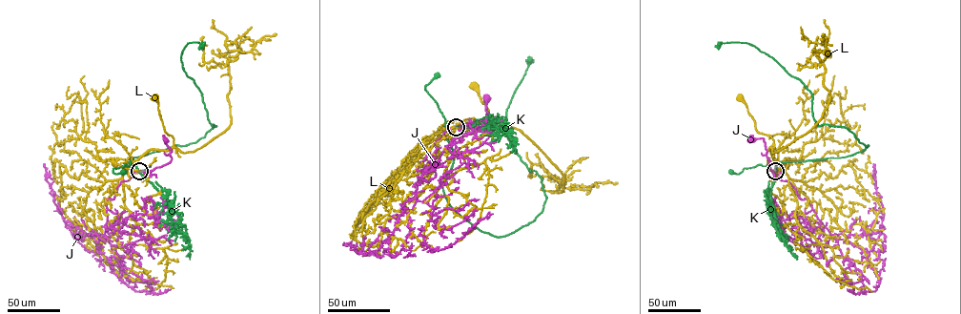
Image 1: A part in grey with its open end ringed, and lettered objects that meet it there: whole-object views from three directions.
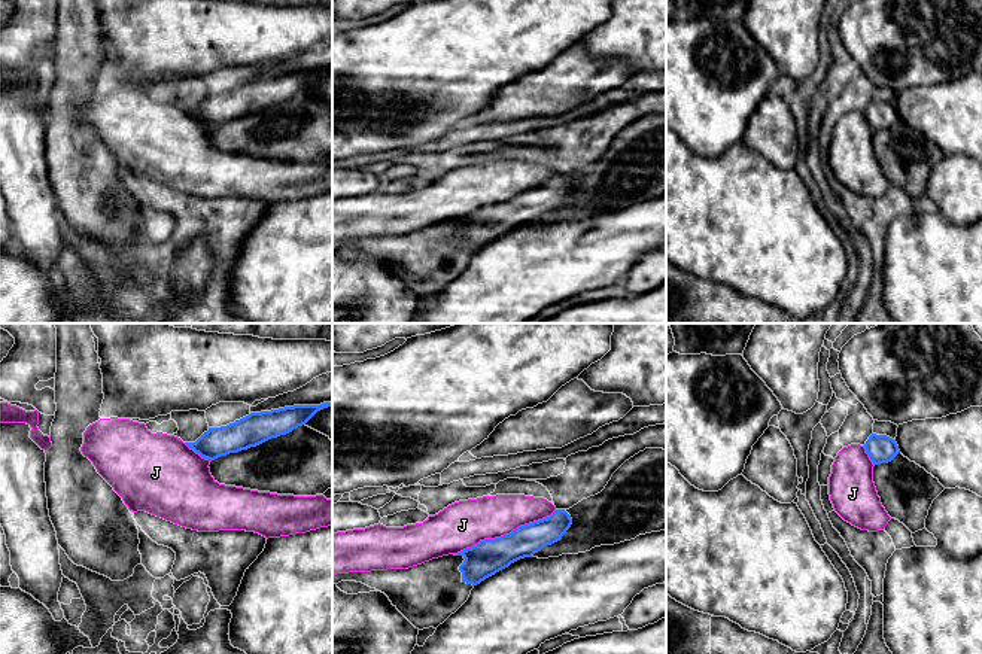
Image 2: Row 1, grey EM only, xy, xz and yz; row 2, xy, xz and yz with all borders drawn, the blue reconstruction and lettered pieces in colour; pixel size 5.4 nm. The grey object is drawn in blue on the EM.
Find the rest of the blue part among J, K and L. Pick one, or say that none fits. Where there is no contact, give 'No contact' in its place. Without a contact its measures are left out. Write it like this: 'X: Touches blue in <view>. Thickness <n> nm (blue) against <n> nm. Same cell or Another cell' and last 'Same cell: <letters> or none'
J: Touches blue in xz. Thickness 190 nm (blue) against 260 nm. Another cell
K: No contact. Another cell
L: No contact. Another cell
Same cell: none

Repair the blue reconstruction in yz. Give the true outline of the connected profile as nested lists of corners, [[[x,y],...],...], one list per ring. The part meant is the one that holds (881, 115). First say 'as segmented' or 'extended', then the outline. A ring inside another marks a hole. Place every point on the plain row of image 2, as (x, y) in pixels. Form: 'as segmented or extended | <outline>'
as segmented | [[[872,100],[863,113],[873,131],[888,130],[900,119],[896,106],[887,101]]]

